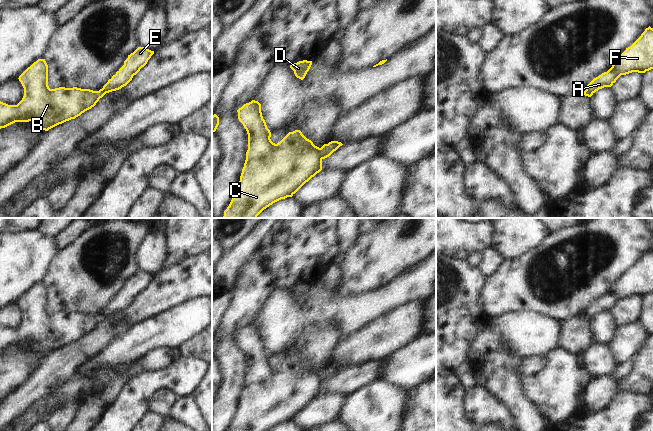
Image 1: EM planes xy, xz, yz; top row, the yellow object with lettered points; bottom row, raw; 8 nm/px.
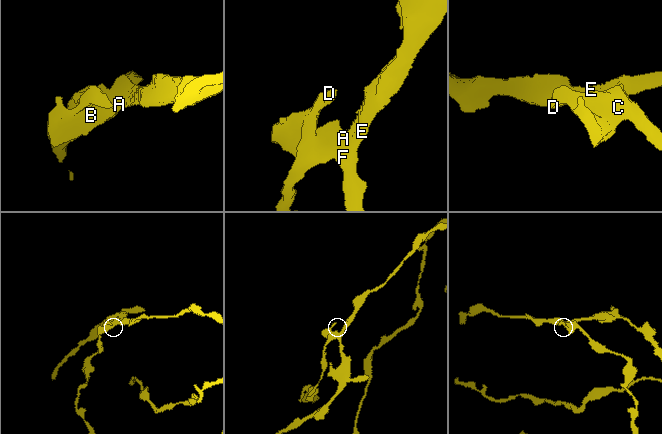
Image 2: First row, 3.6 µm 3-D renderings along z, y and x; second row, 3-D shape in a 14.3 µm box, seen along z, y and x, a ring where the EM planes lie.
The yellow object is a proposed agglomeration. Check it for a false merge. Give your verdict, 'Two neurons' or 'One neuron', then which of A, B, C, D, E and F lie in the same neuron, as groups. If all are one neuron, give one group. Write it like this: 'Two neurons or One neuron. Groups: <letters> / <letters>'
Two neurons. Groups: A E F / B C D.

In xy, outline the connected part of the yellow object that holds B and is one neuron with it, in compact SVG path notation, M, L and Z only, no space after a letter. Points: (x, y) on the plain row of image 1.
M38 283L20 300L19 305L24 312L24 320L17 329L8 329L0 325L0 353L15 346L33 346L38 357L75 343L96 329L106 316L103 313L93 315L77 311L59 311L50 313L48 310L48 289L45 283Z

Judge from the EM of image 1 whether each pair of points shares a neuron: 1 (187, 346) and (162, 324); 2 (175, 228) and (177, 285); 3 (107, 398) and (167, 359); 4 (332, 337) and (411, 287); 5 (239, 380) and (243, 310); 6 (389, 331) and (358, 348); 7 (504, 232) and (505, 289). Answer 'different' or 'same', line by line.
1: different
2: different
3: same
4: different
5: same
6: same
7: different

